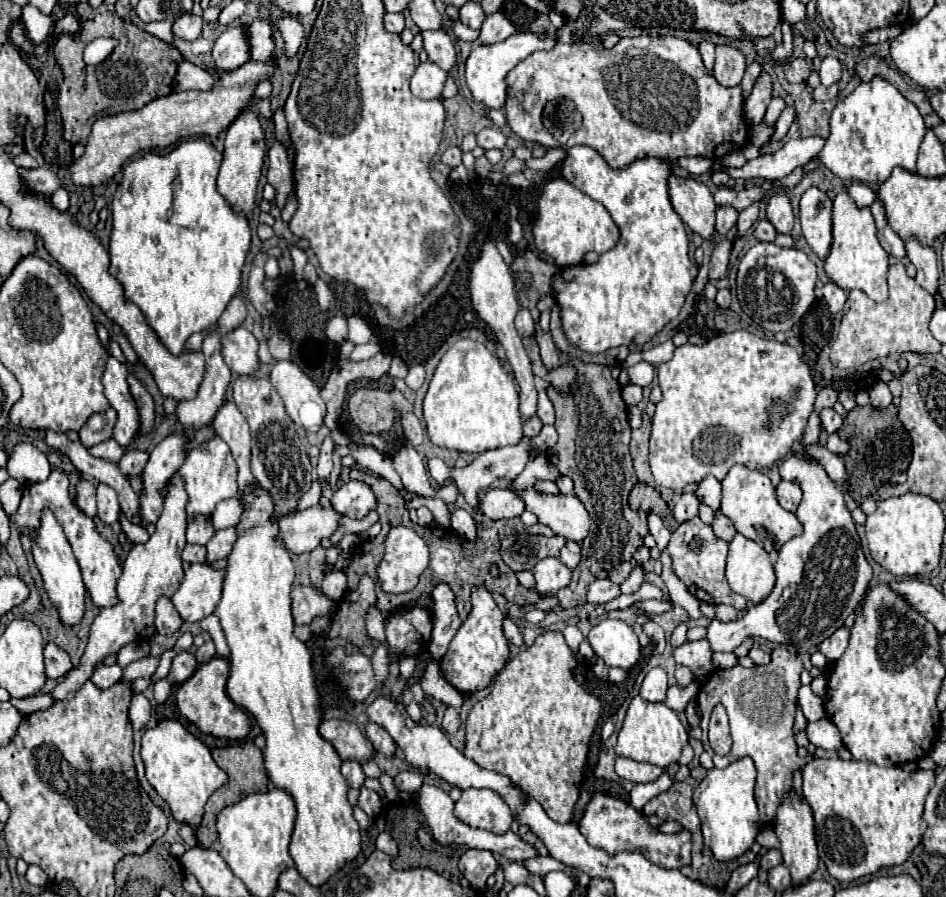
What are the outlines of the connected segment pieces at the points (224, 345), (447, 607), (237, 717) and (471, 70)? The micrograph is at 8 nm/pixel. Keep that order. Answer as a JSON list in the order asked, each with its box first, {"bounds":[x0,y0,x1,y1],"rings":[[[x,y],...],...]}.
[{"bounds":[221,327,259,375],"rings":[[[235,327],[221,339],[221,355],[225,355],[227,367],[237,375],[251,375],[259,367],[257,339],[245,327]]]},{"bounds":[427,585,461,661],"rings":[[[437,585],[433,589],[433,631],[431,641],[427,645],[429,653],[435,661],[439,661],[455,637],[457,629],[461,627],[461,619],[457,615],[455,603],[453,603],[453,591],[447,585]]]},{"bounds":[177,657,251,739],"rings":[[[213,657],[211,661],[197,667],[197,671],[181,683],[177,691],[177,707],[179,711],[197,725],[203,733],[225,737],[225,739],[243,739],[251,731],[251,717],[247,711],[237,707],[225,693],[225,681],[229,677],[229,661],[223,657]]]},{"bounds":[465,33,555,109],"rings":[[[515,33],[509,39],[493,45],[477,43],[471,51],[471,55],[465,61],[465,77],[467,87],[471,89],[473,97],[481,103],[485,103],[489,109],[501,109],[505,103],[505,75],[527,55],[531,55],[537,49],[551,49],[555,45],[555,39],[539,39],[535,33]]]}]

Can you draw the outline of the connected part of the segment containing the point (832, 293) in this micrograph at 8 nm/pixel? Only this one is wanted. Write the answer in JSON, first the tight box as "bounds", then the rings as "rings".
{"bounds":[821,283,847,313],"rings":[[[827,283],[827,285],[823,285],[821,293],[823,293],[823,299],[827,301],[831,313],[839,313],[843,309],[843,305],[847,301],[847,293],[841,287],[837,287],[835,283]]]}

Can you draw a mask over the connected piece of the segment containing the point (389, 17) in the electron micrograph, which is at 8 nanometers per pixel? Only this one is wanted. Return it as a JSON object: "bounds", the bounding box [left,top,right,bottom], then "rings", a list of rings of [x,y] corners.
{"bounds":[383,13,405,33],"rings":[[[385,13],[383,23],[385,23],[385,29],[389,33],[401,33],[405,29],[405,17],[403,17],[403,13]]]}

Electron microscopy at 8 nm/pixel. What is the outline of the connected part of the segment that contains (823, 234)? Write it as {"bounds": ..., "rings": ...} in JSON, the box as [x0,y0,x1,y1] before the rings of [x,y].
{"bounds":[799,187,833,259],"rings":[[[811,187],[801,197],[799,217],[801,217],[801,229],[803,237],[815,251],[819,259],[827,259],[829,247],[833,243],[833,225],[831,225],[831,199],[819,191],[817,187]]]}

